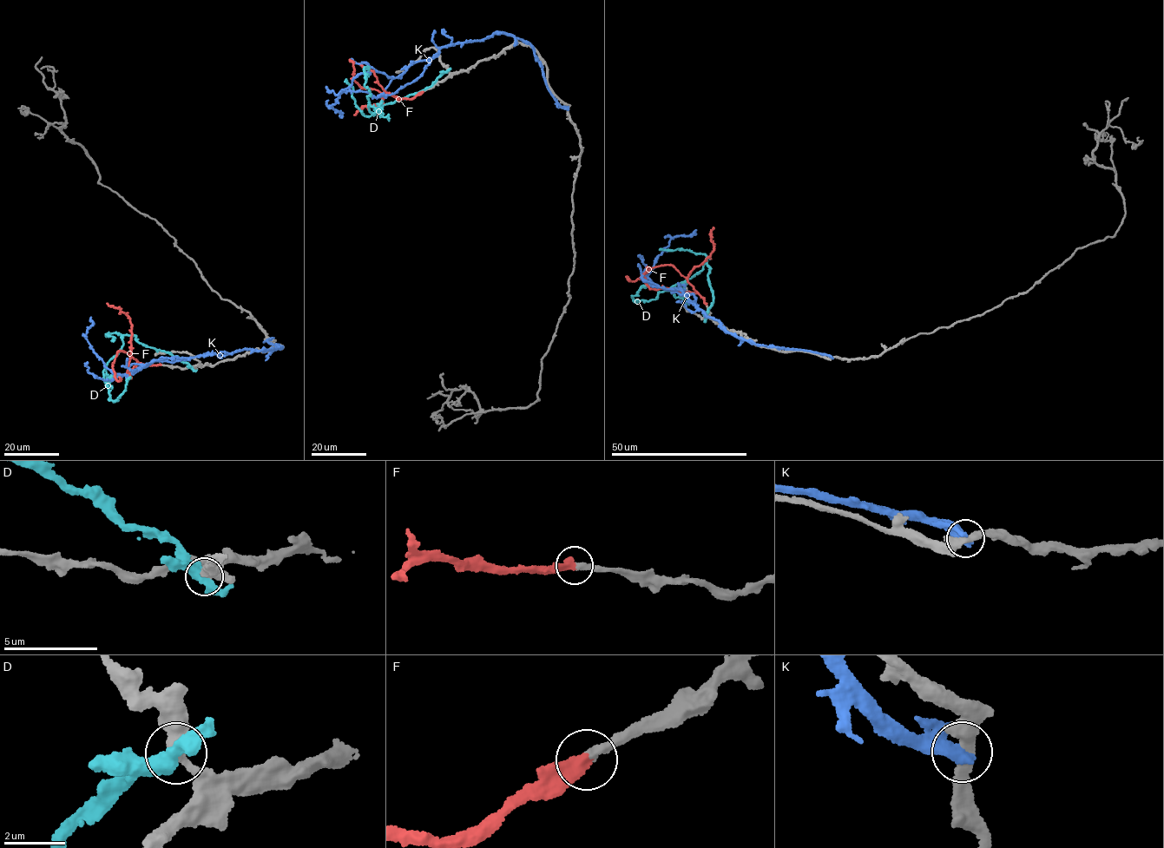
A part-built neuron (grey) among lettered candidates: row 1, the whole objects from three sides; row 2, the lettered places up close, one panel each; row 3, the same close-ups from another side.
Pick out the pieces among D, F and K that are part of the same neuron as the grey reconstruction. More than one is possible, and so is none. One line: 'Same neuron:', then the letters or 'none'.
Same neuron: F

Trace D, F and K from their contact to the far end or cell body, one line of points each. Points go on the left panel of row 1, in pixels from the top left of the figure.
D: (193, 369), (123, 336), (103, 369), (108, 400), (122, 394), (129, 377)
F: (161, 364), (140, 364), (126, 352), (117, 351), (112, 367), (115, 379), (119, 381), (120, 377)
K: (272, 338), (269, 342), (282, 347), (161, 359), (124, 376), (108, 368), (90, 348), (85, 337), (90, 317)

